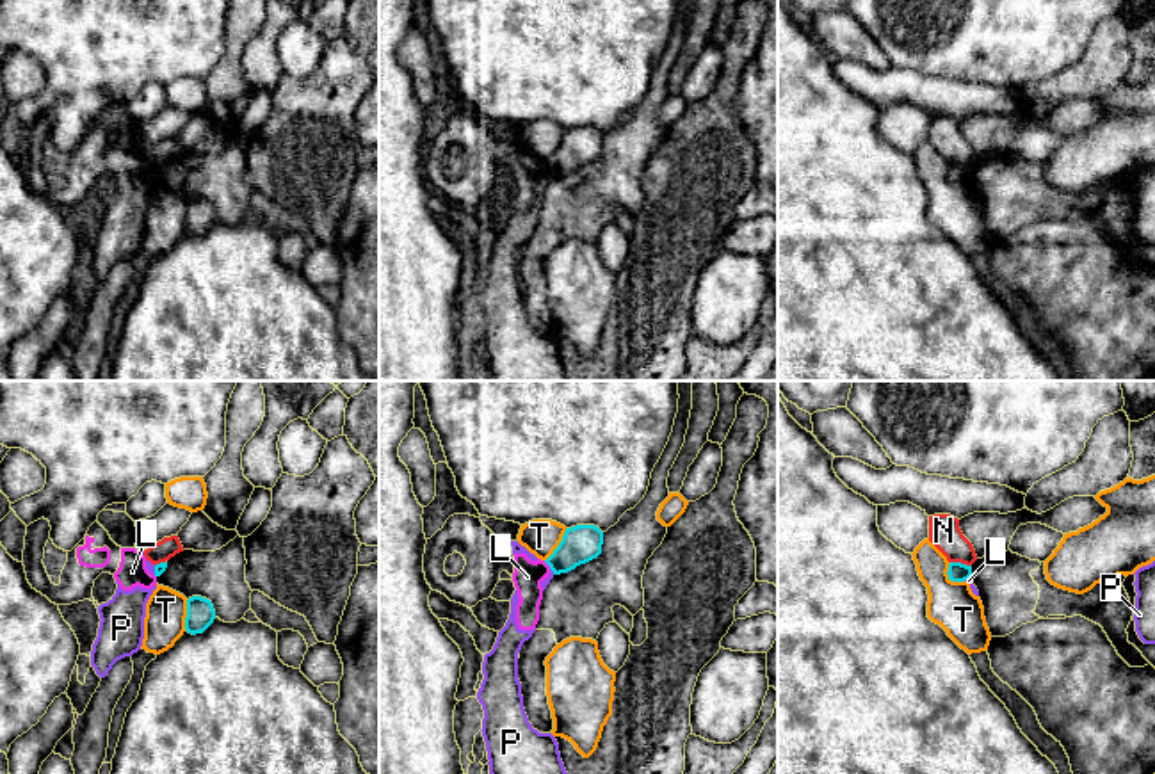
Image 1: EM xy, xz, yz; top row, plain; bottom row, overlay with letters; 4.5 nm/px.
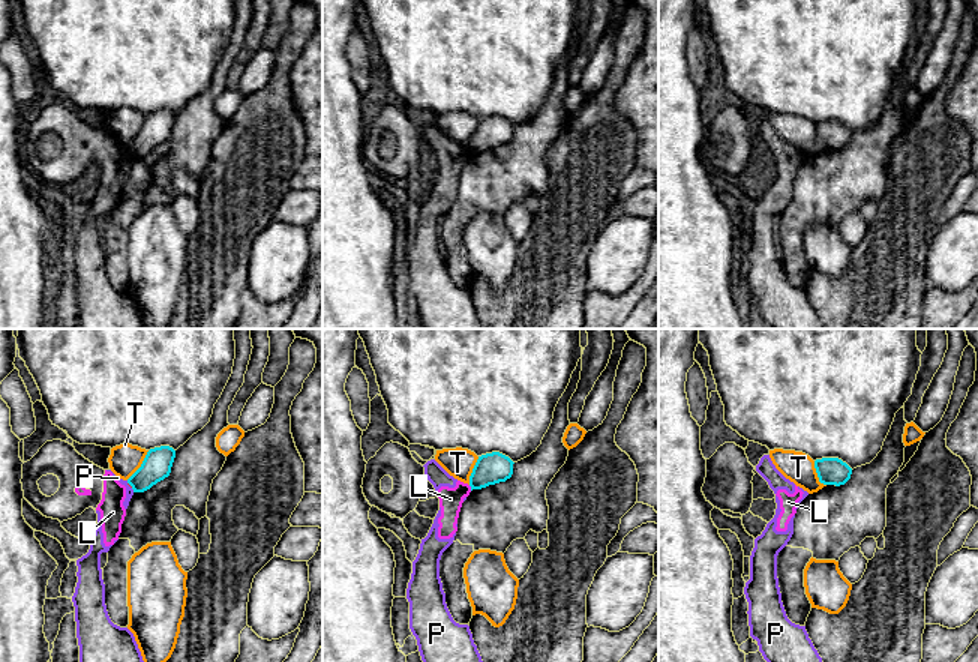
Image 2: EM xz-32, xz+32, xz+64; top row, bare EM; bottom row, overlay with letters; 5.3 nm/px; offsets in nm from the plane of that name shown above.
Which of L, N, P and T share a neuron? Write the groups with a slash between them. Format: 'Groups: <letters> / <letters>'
Groups: L P / N / T

